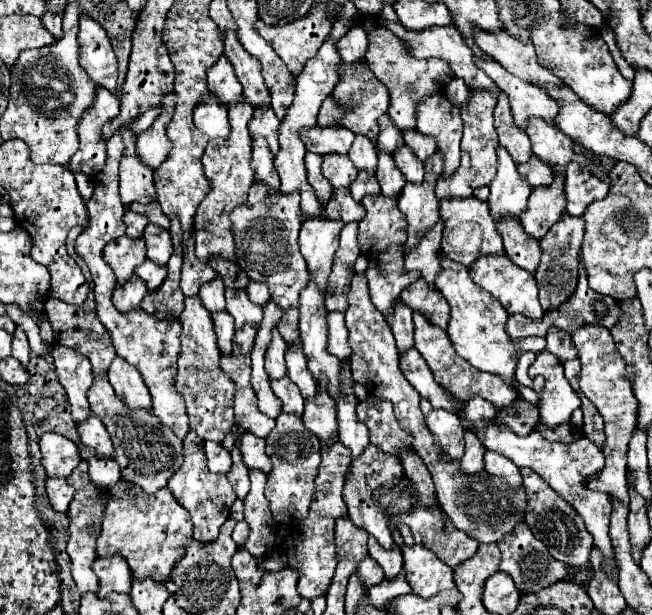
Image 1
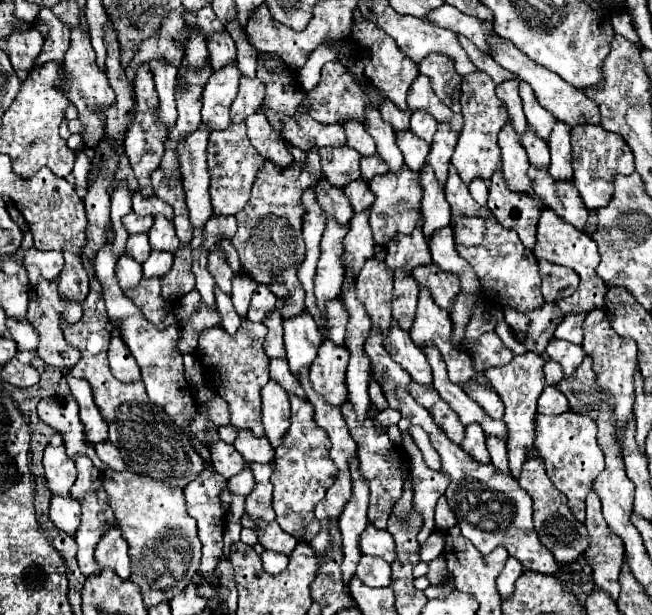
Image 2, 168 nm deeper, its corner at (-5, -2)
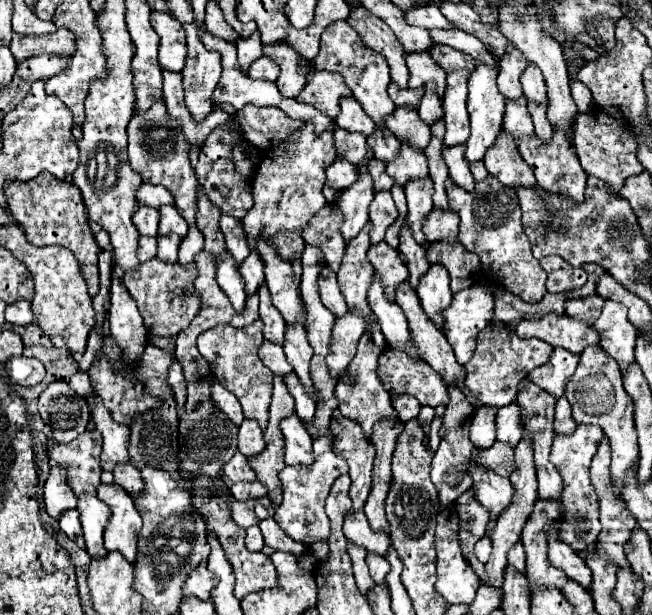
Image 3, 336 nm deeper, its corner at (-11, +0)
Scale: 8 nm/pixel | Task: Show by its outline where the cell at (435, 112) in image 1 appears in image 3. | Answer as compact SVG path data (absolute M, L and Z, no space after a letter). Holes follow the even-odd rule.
M428 52L422 54L406 54L406 64L410 70L410 82L408 88L424 88L428 82L434 82L434 88L438 96L444 96L446 76L442 68L430 58Z

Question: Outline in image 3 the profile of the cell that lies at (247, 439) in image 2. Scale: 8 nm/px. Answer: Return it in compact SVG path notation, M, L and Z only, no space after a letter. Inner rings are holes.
M246 418L238 430L238 450L250 458L264 452L264 448L266 448L266 440L262 436L260 426L256 424L256 420Z

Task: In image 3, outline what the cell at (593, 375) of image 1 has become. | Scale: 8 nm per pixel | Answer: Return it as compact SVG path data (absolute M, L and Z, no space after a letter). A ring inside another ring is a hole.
M608 300L602 308L600 318L594 322L594 330L600 334L600 346L608 356L612 356L620 370L626 372L634 360L636 346L636 328L626 318L626 308L620 302Z

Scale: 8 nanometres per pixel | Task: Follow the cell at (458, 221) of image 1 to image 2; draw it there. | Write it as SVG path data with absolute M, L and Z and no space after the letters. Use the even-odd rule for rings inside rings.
M450 164L448 168L448 180L446 180L446 200L452 206L452 218L458 214L466 214L466 216L482 216L488 218L490 210L478 206L478 202L472 200L470 192L468 192L468 184L464 184L458 178L458 172L454 170L454 166Z

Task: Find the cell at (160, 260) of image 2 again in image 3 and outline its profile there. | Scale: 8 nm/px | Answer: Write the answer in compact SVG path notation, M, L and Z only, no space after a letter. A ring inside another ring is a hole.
M174 234L170 236L158 236L158 254L156 258L162 262L170 262L174 264L178 260L178 246L180 246L180 238Z

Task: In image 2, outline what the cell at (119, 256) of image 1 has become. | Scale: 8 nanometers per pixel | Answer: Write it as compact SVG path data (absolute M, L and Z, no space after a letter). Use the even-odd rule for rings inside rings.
M148 234L128 236L126 252L128 252L130 256L134 256L136 262L146 262L146 258L148 258L150 252L152 252L152 248L150 248L150 244L148 244Z

